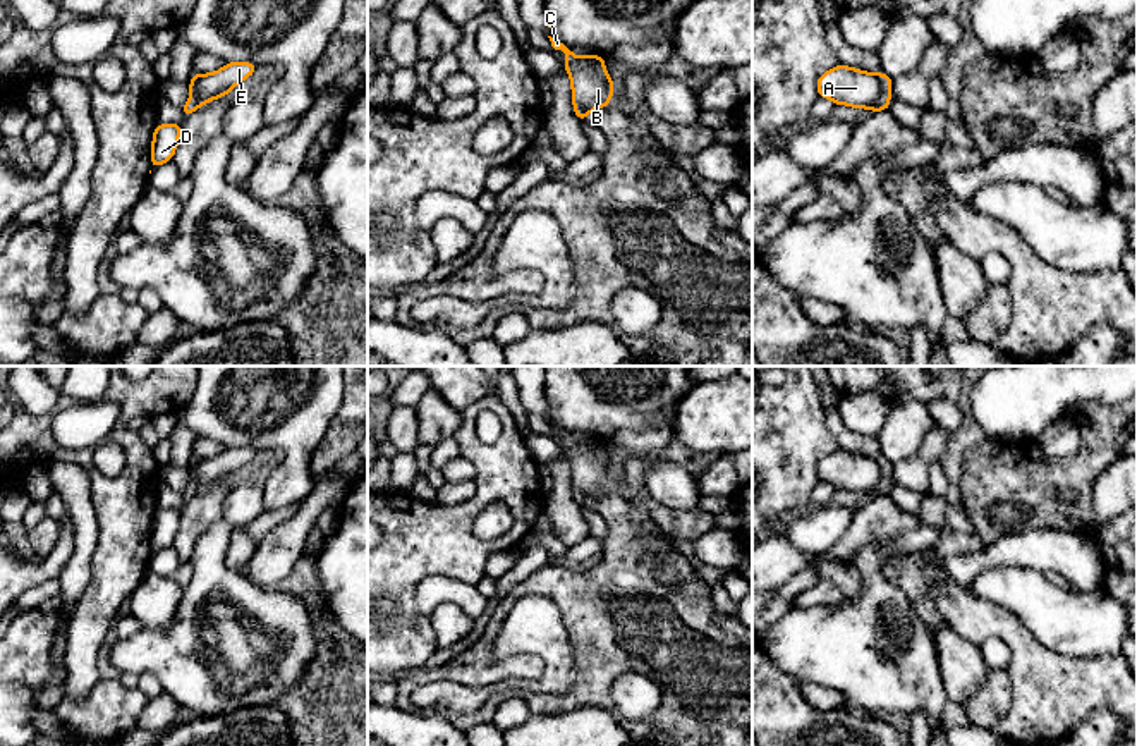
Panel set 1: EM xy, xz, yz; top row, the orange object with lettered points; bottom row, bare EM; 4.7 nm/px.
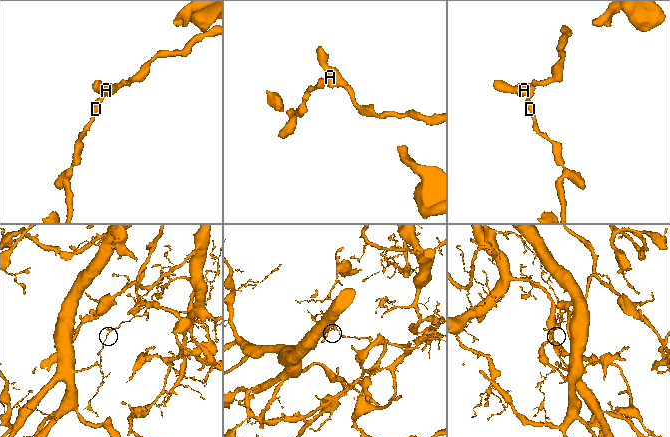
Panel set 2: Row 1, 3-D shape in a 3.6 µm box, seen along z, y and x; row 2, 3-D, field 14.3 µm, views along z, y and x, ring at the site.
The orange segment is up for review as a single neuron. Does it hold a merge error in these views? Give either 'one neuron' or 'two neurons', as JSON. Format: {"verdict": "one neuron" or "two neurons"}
{"verdict": "two neurons"}

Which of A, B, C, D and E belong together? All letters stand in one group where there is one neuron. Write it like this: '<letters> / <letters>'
A B C E / D

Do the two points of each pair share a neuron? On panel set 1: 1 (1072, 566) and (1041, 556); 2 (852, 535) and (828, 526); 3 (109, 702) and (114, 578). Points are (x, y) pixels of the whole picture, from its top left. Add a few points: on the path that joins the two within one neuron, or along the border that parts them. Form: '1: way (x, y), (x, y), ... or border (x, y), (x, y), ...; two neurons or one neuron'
1: way (1065, 559), (1062, 556), (1048, 556); one neuron
2: border (856, 509), (849, 528), (823, 554); two neurons
3: border (100, 679), (81, 698), (71, 698), (64, 691); two neurons

